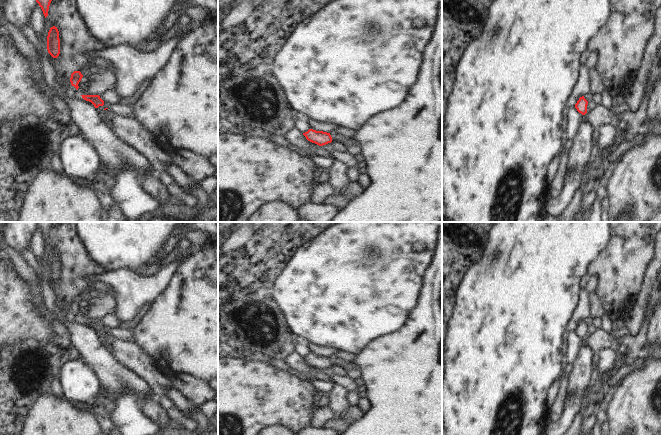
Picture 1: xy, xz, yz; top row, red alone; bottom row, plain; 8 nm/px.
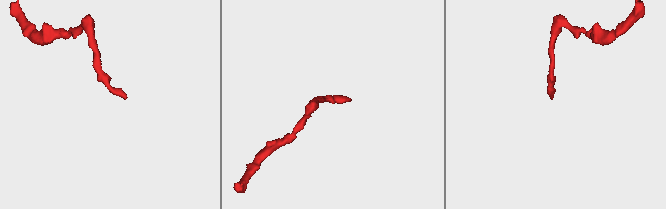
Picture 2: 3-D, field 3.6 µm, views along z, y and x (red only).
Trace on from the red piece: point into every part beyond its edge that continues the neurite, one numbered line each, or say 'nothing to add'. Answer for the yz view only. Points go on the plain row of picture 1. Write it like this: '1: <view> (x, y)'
nothing to add

